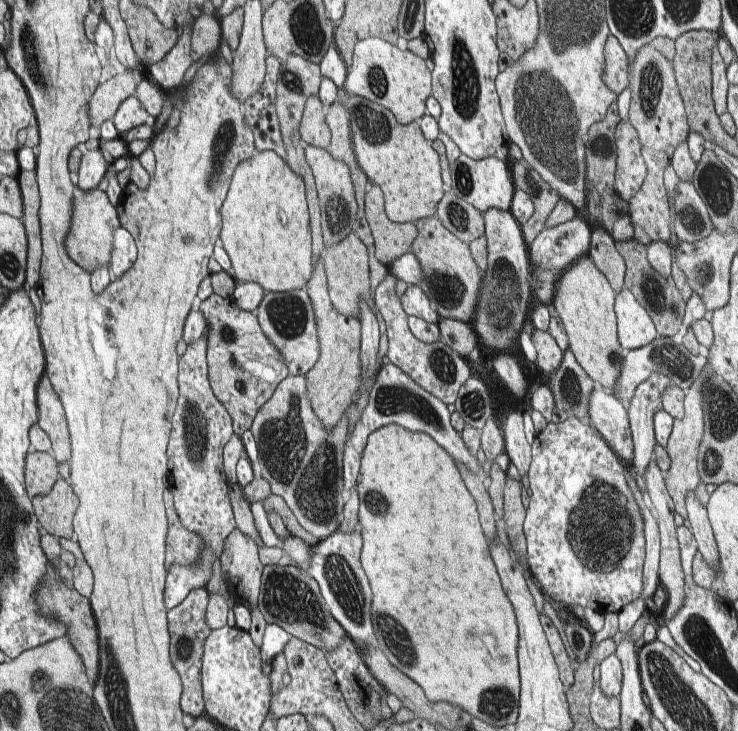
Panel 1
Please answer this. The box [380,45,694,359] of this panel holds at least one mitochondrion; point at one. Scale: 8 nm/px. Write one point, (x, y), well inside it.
(554, 129)

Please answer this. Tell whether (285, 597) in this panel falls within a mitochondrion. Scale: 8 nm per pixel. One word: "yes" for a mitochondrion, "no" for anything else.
yes

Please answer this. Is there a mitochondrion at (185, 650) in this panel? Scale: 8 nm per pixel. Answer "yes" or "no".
yes

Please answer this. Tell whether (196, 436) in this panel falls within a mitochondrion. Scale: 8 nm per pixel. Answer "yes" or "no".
yes

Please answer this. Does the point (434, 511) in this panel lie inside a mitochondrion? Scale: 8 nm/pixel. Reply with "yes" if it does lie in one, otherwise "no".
no

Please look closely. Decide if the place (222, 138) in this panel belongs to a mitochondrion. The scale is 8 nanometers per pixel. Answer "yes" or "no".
yes

